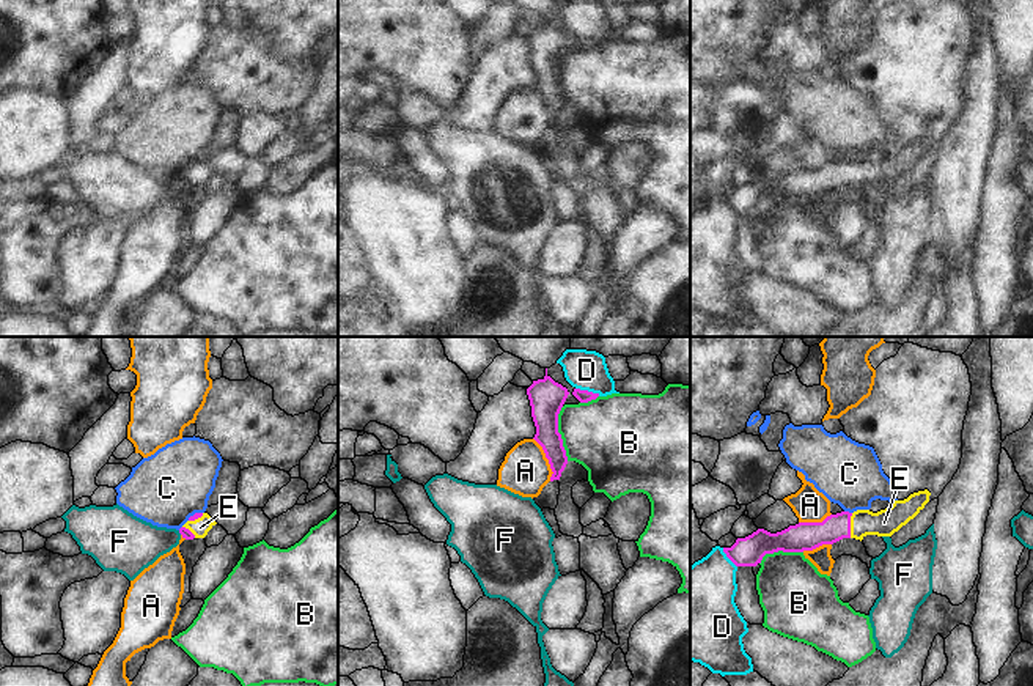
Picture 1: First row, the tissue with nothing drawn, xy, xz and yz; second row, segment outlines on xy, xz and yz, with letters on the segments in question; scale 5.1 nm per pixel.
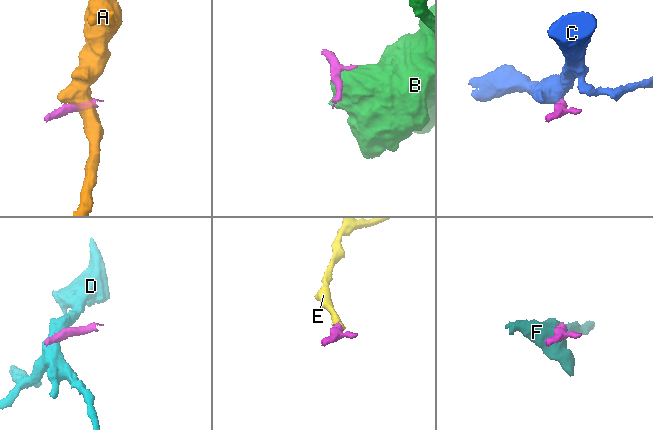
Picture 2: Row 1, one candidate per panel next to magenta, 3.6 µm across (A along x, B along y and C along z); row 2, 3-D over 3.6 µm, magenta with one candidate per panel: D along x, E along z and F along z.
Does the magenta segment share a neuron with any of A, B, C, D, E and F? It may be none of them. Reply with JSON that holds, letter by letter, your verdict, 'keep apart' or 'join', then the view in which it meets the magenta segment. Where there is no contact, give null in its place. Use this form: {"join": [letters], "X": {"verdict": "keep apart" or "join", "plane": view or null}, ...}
{"join": ["E"], "A": {"verdict": "keep apart", "plane": "xz"}, "B": {"verdict": "keep apart", "plane": "xz"}, "C": {"verdict": "keep apart", "plane": "yz"}, "D": {"verdict": "keep apart", "plane": "xz"}, "E": {"verdict": "join", "plane": "yz"}, "F": {"verdict": "keep apart", "plane": "xy"}}

